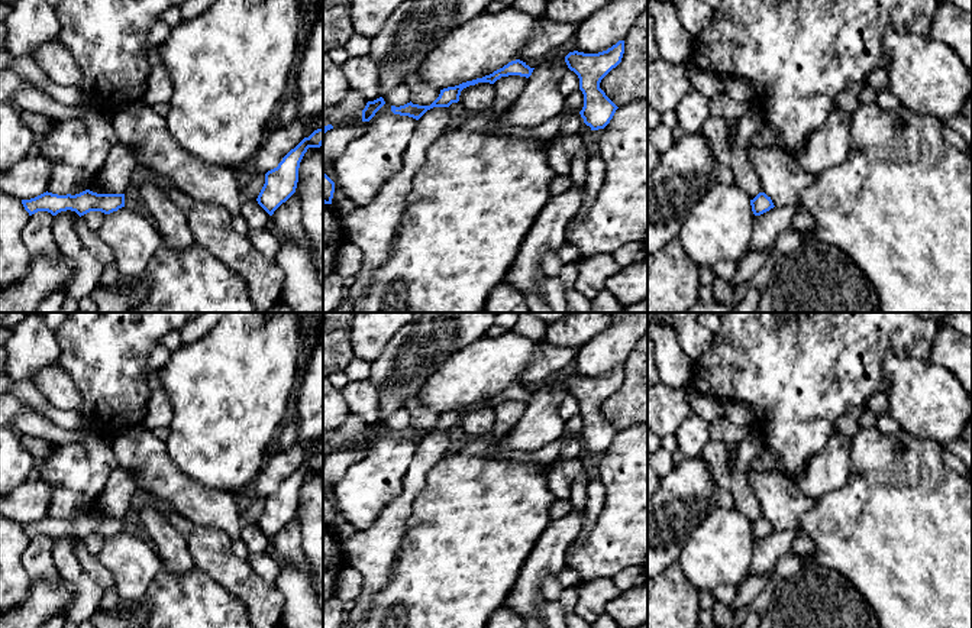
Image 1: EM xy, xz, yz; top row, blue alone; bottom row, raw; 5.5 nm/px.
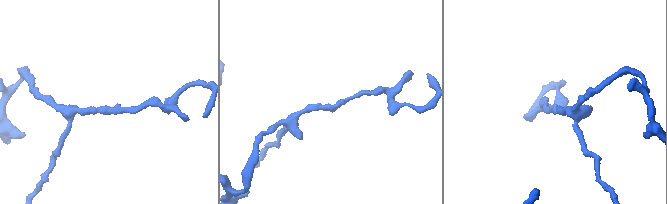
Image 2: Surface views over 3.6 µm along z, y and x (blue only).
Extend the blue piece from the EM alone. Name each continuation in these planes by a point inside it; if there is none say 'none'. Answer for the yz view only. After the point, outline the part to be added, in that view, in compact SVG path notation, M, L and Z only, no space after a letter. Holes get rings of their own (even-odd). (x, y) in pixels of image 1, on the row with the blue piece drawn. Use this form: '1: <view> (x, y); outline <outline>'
none

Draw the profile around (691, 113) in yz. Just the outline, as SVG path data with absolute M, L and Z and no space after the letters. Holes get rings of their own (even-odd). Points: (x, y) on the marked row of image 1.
M692 90L681 100L675 113L684 135L703 133L704 122L708 117L707 98Z

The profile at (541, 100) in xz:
M555 52L535 67L521 96L504 113L474 113L461 127L462 132L487 133L491 127L536 127L565 111L565 94L559 82L569 69L565 56Z

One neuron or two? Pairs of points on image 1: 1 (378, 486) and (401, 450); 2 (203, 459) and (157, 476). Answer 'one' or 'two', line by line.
1: one
2: two

